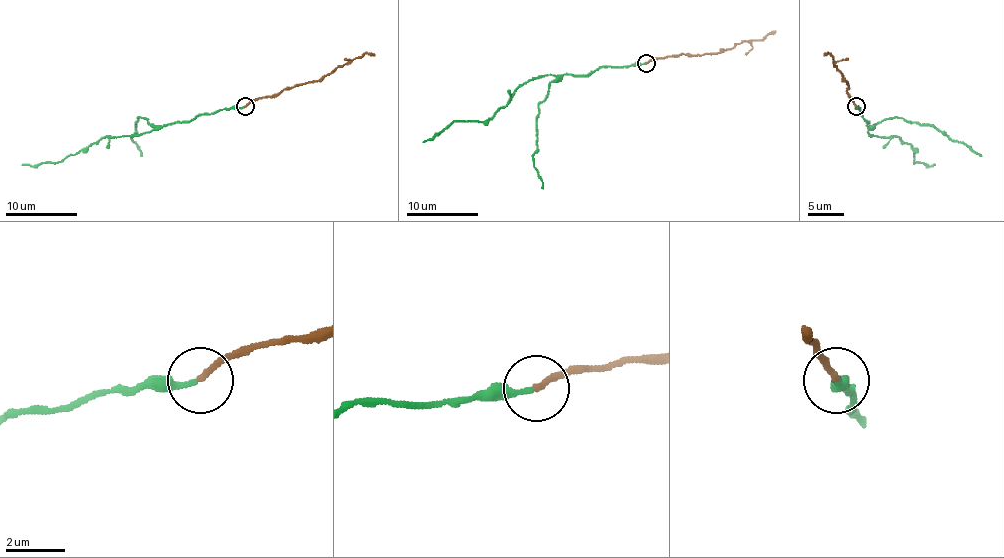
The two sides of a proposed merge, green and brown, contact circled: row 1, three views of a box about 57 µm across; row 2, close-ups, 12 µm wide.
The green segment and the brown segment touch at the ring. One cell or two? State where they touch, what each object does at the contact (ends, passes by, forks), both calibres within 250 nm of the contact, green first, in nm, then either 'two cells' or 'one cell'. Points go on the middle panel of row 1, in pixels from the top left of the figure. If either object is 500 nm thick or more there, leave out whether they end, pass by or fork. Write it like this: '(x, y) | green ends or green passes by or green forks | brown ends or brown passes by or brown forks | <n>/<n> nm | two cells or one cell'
(646, 63) | green ends | brown ends | 200/200 nm | two cells

